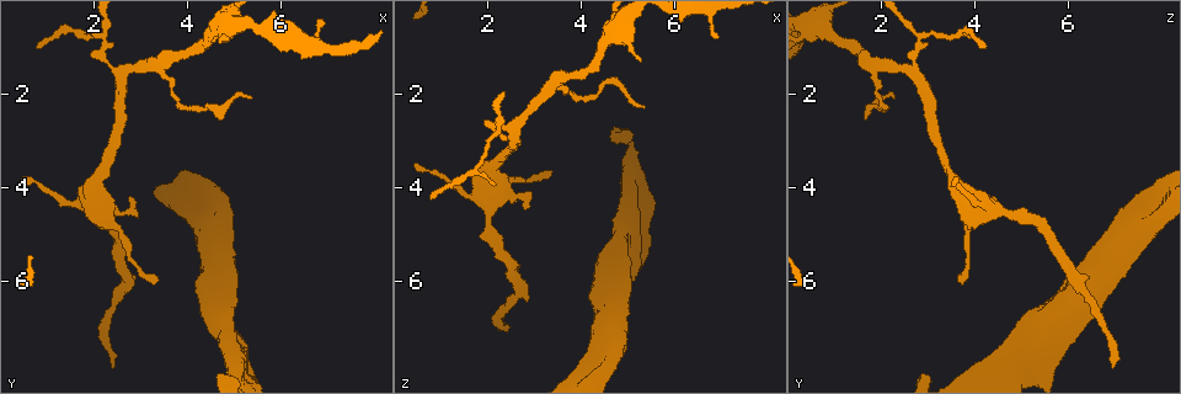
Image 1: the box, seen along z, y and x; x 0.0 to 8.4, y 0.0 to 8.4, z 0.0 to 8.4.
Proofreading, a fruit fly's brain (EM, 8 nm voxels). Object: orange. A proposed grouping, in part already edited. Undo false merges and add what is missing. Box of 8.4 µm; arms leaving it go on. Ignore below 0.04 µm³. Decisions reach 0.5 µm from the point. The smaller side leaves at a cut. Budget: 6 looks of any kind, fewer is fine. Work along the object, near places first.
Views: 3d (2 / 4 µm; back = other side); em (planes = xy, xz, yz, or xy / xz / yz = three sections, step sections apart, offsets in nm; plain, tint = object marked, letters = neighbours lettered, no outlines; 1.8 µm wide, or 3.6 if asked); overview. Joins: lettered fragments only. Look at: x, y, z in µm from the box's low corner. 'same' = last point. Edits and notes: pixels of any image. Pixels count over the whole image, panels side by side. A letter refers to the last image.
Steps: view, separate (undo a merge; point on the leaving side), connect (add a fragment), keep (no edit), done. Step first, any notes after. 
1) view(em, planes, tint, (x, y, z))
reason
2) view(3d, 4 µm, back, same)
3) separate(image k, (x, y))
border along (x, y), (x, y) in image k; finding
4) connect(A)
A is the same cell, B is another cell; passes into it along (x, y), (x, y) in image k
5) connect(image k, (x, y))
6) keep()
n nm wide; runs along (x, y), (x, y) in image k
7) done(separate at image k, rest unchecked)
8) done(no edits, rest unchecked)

view(em, xy, step 16, letters, (2.15, 0.70, 4.00))
an open end

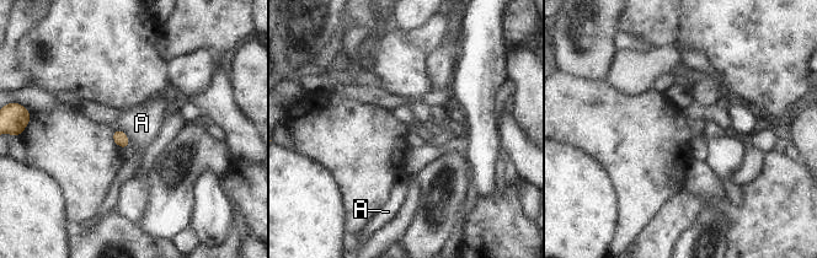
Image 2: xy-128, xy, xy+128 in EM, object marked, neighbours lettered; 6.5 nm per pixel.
keep()
A is another cell; border along (121, 129), (128, 140), (126, 149) in image 2; no lettered fragment goes on from it

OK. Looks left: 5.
view(3d, 2 µm, (4.80, 4.10, 7.70))
branch stops here

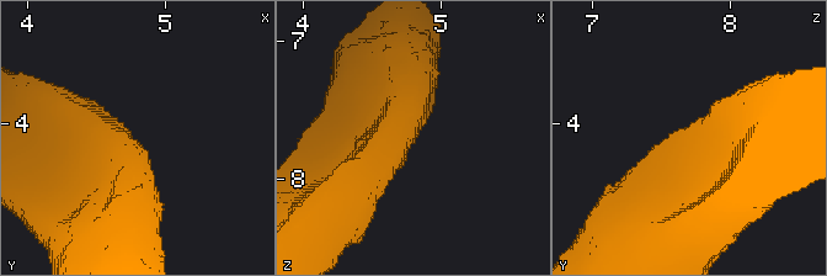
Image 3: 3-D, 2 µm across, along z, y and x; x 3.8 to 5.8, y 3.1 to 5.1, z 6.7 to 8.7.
view(em, yz, step 8, tint, (4.80, 4.14, 7.66))
shape alone is not enough

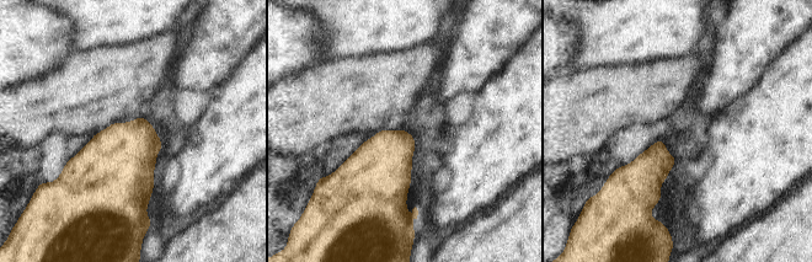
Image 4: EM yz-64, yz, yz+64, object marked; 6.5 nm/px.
view(em, planes, letters, same)

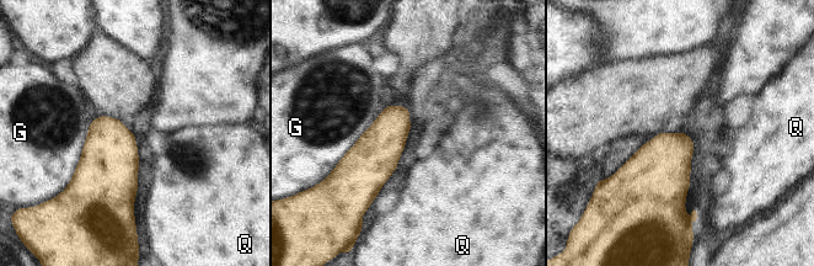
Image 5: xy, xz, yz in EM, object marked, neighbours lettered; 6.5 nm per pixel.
keep()
260 nm wide; G and Q are other cells; border along (100, 115), (89, 127), (67, 187) in image 5; no lettered fragment goes on from it

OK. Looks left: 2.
view(em, xz, step 16, tint, (5.15, 7.45, 5.95))
thick end

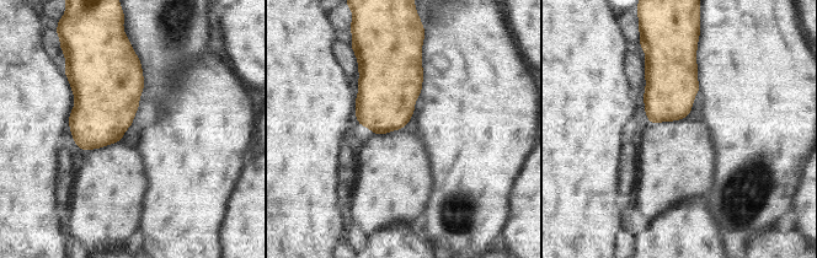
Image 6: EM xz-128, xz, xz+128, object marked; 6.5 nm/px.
view(em, planes, letters, same)

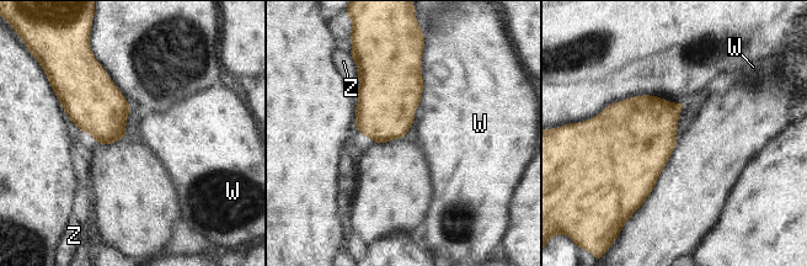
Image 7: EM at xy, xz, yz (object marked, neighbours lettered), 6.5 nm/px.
keep()
220 nm wide; W and Z are other cells; border along (422, 54), (422, 97), (418, 105) in image 7; none of them fits

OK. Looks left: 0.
done(no edits, rest unchecked)

